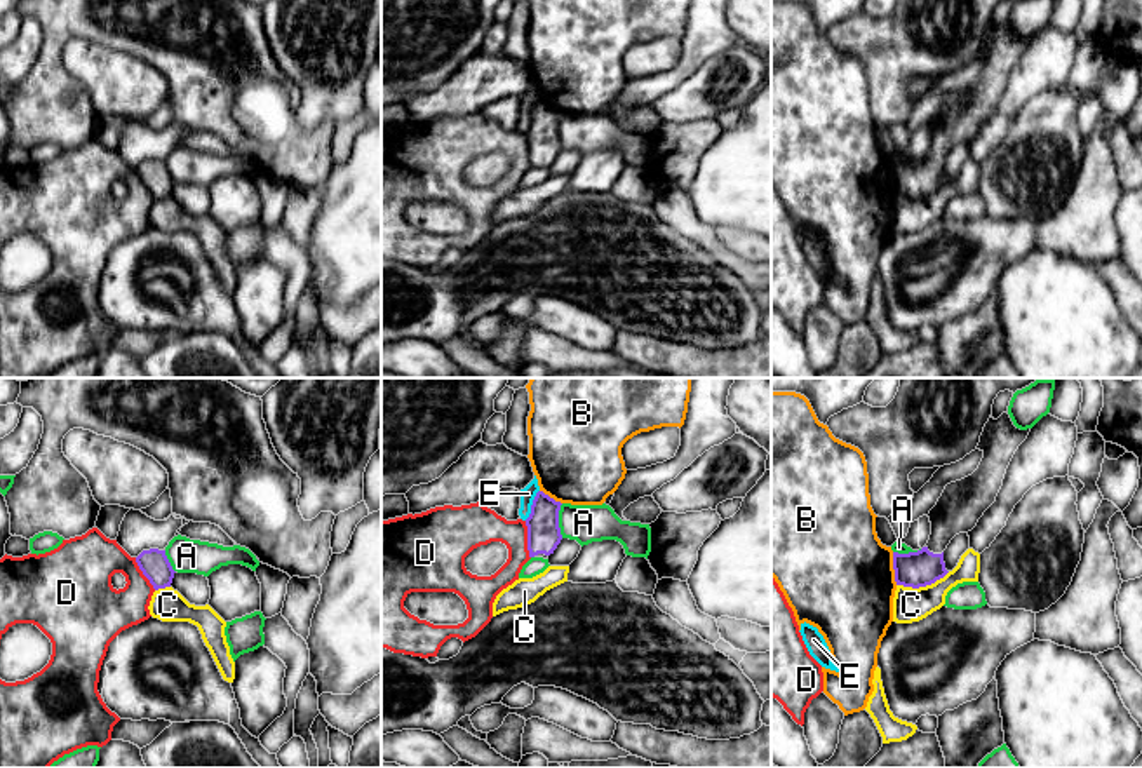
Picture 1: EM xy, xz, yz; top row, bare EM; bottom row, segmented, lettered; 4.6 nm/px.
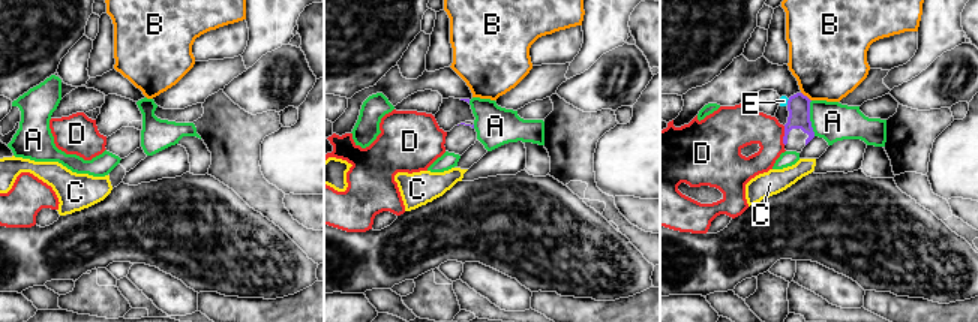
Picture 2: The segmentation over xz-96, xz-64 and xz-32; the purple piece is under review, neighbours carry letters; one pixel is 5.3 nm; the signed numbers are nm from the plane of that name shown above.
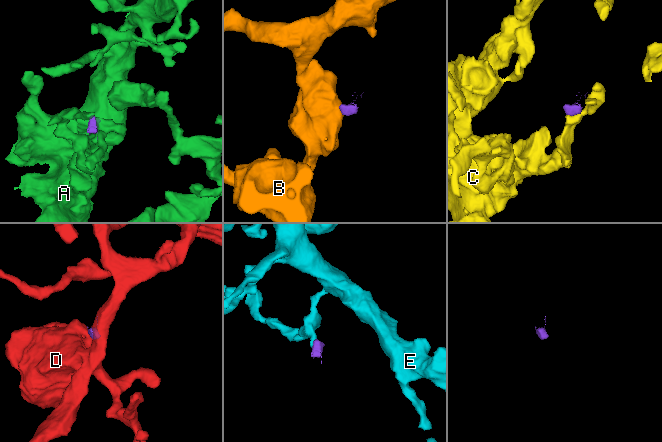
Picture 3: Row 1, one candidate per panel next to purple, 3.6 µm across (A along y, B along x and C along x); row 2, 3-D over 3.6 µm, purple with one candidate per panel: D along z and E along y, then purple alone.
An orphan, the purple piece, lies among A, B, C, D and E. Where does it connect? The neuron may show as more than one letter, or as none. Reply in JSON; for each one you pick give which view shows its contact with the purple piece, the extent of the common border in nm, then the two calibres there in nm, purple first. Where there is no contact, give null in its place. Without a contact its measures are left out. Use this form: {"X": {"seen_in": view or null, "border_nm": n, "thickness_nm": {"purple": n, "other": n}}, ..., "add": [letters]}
{"add": []}

